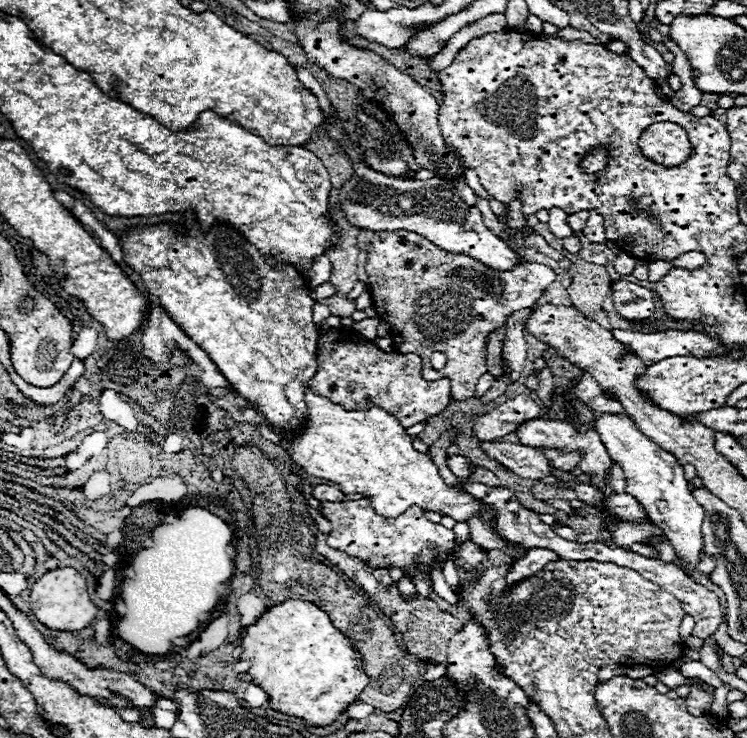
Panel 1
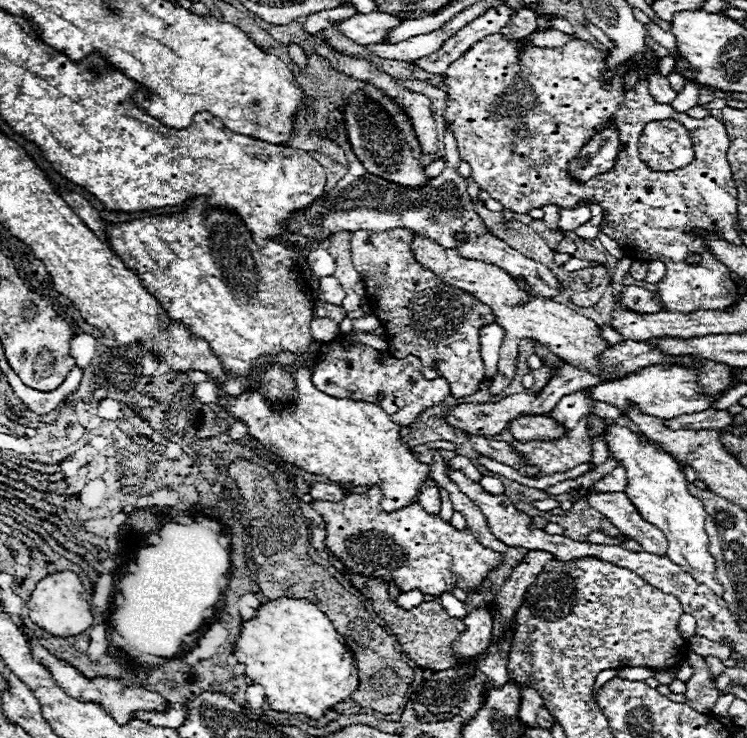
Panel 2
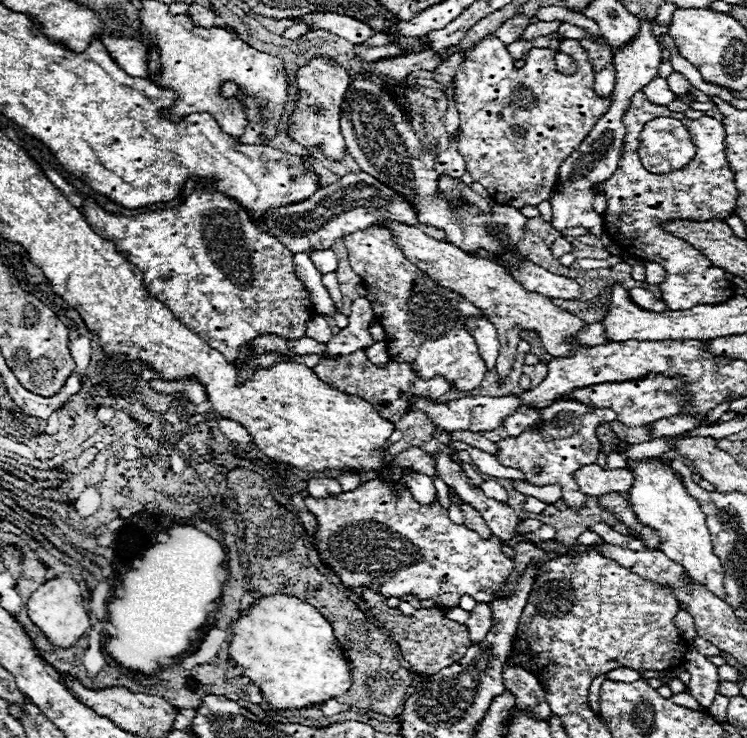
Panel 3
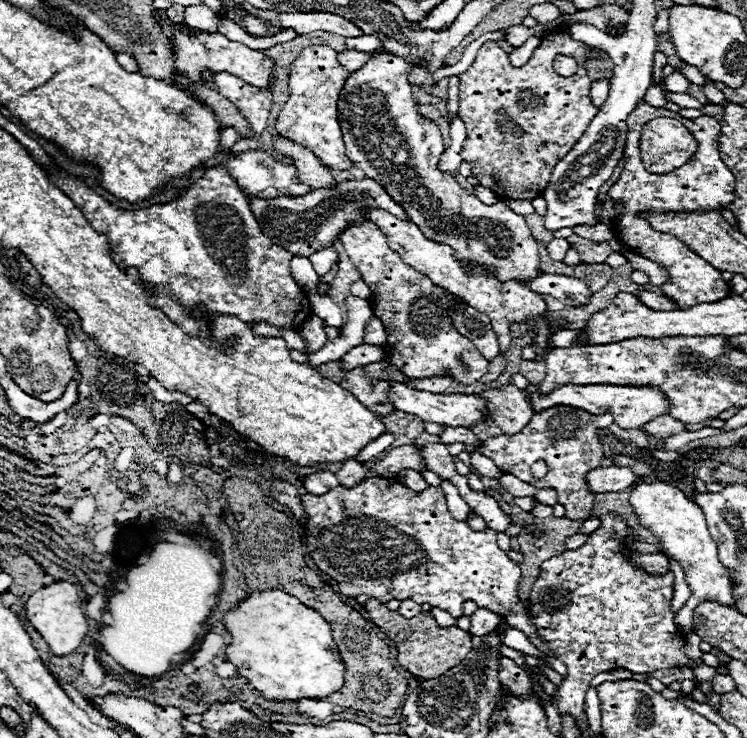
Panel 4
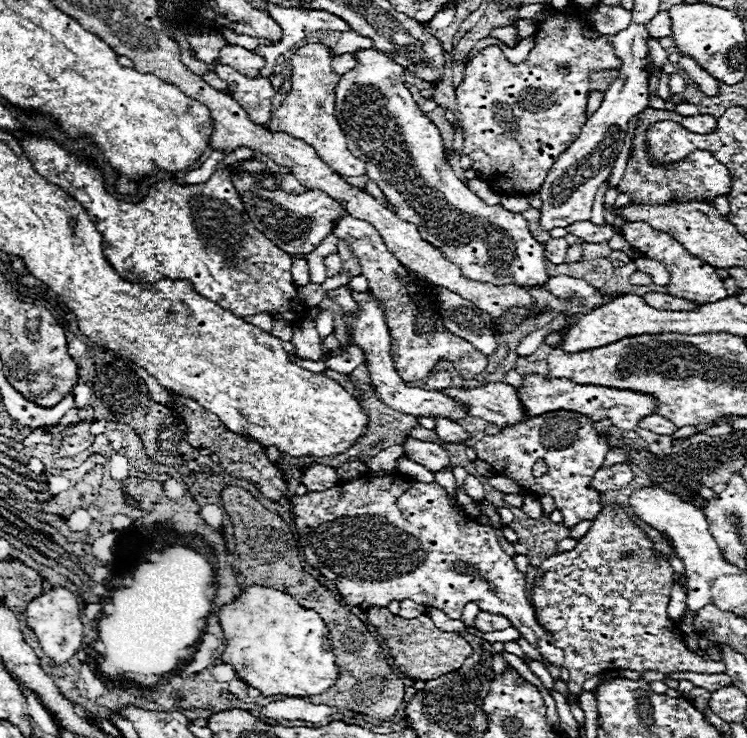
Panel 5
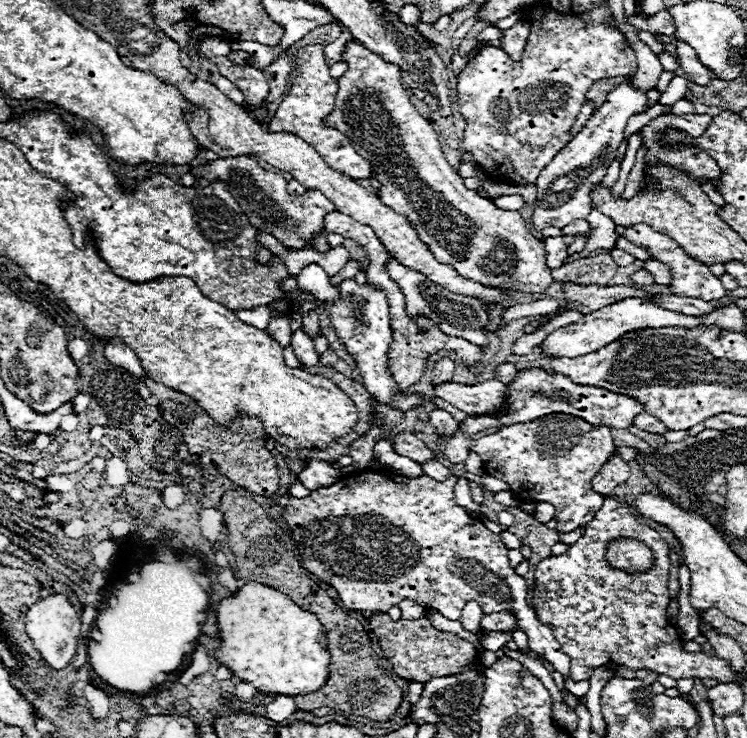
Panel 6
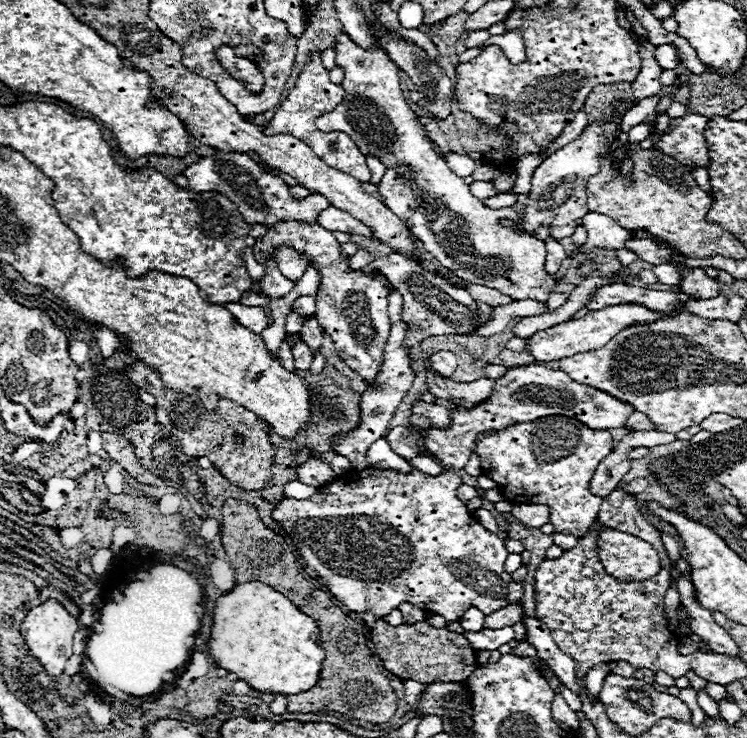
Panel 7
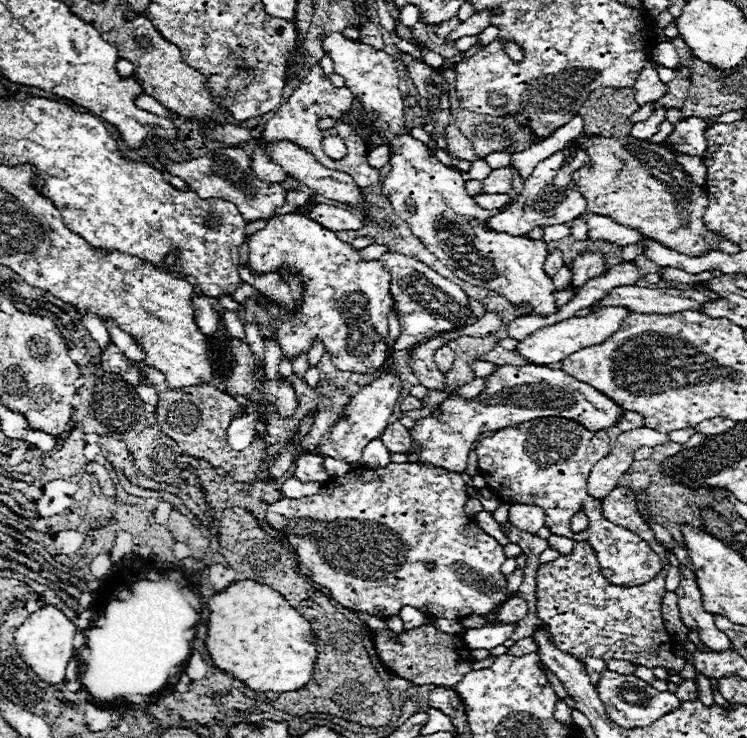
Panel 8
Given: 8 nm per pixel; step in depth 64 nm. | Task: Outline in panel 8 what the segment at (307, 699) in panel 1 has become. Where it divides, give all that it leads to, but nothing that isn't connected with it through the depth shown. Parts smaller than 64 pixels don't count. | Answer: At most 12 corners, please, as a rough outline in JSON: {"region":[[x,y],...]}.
{"region":[[254,580],[210,596],[206,650],[252,690],[298,690],[312,628]]}

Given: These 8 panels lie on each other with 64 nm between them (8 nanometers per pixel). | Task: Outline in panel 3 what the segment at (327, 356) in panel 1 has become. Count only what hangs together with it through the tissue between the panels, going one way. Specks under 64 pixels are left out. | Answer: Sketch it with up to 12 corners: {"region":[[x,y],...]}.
{"region":[[362,350],[322,358],[316,376],[360,396],[386,420],[402,418],[402,394],[432,400],[442,376],[422,380],[408,364],[376,368]]}

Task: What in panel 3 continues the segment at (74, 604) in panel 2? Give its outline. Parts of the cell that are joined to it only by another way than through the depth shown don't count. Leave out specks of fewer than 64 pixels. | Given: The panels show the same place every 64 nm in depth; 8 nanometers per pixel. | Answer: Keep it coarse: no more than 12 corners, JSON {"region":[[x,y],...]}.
{"region":[[44,582],[26,602],[28,618],[56,648],[90,630],[80,586]]}

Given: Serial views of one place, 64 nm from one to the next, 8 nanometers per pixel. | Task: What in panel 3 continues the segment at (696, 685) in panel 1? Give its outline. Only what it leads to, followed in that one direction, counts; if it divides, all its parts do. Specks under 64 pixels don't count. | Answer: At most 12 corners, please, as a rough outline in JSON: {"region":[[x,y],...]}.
{"region":[[688,640],[686,692],[702,706],[718,694],[718,668]]}

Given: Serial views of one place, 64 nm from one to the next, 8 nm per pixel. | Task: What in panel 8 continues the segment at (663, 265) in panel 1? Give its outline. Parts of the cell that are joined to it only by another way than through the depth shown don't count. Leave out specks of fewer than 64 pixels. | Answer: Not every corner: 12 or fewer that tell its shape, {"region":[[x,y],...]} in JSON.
{"region":[[664,268],[662,280],[680,284],[709,281],[711,272],[686,274],[676,268]]}

